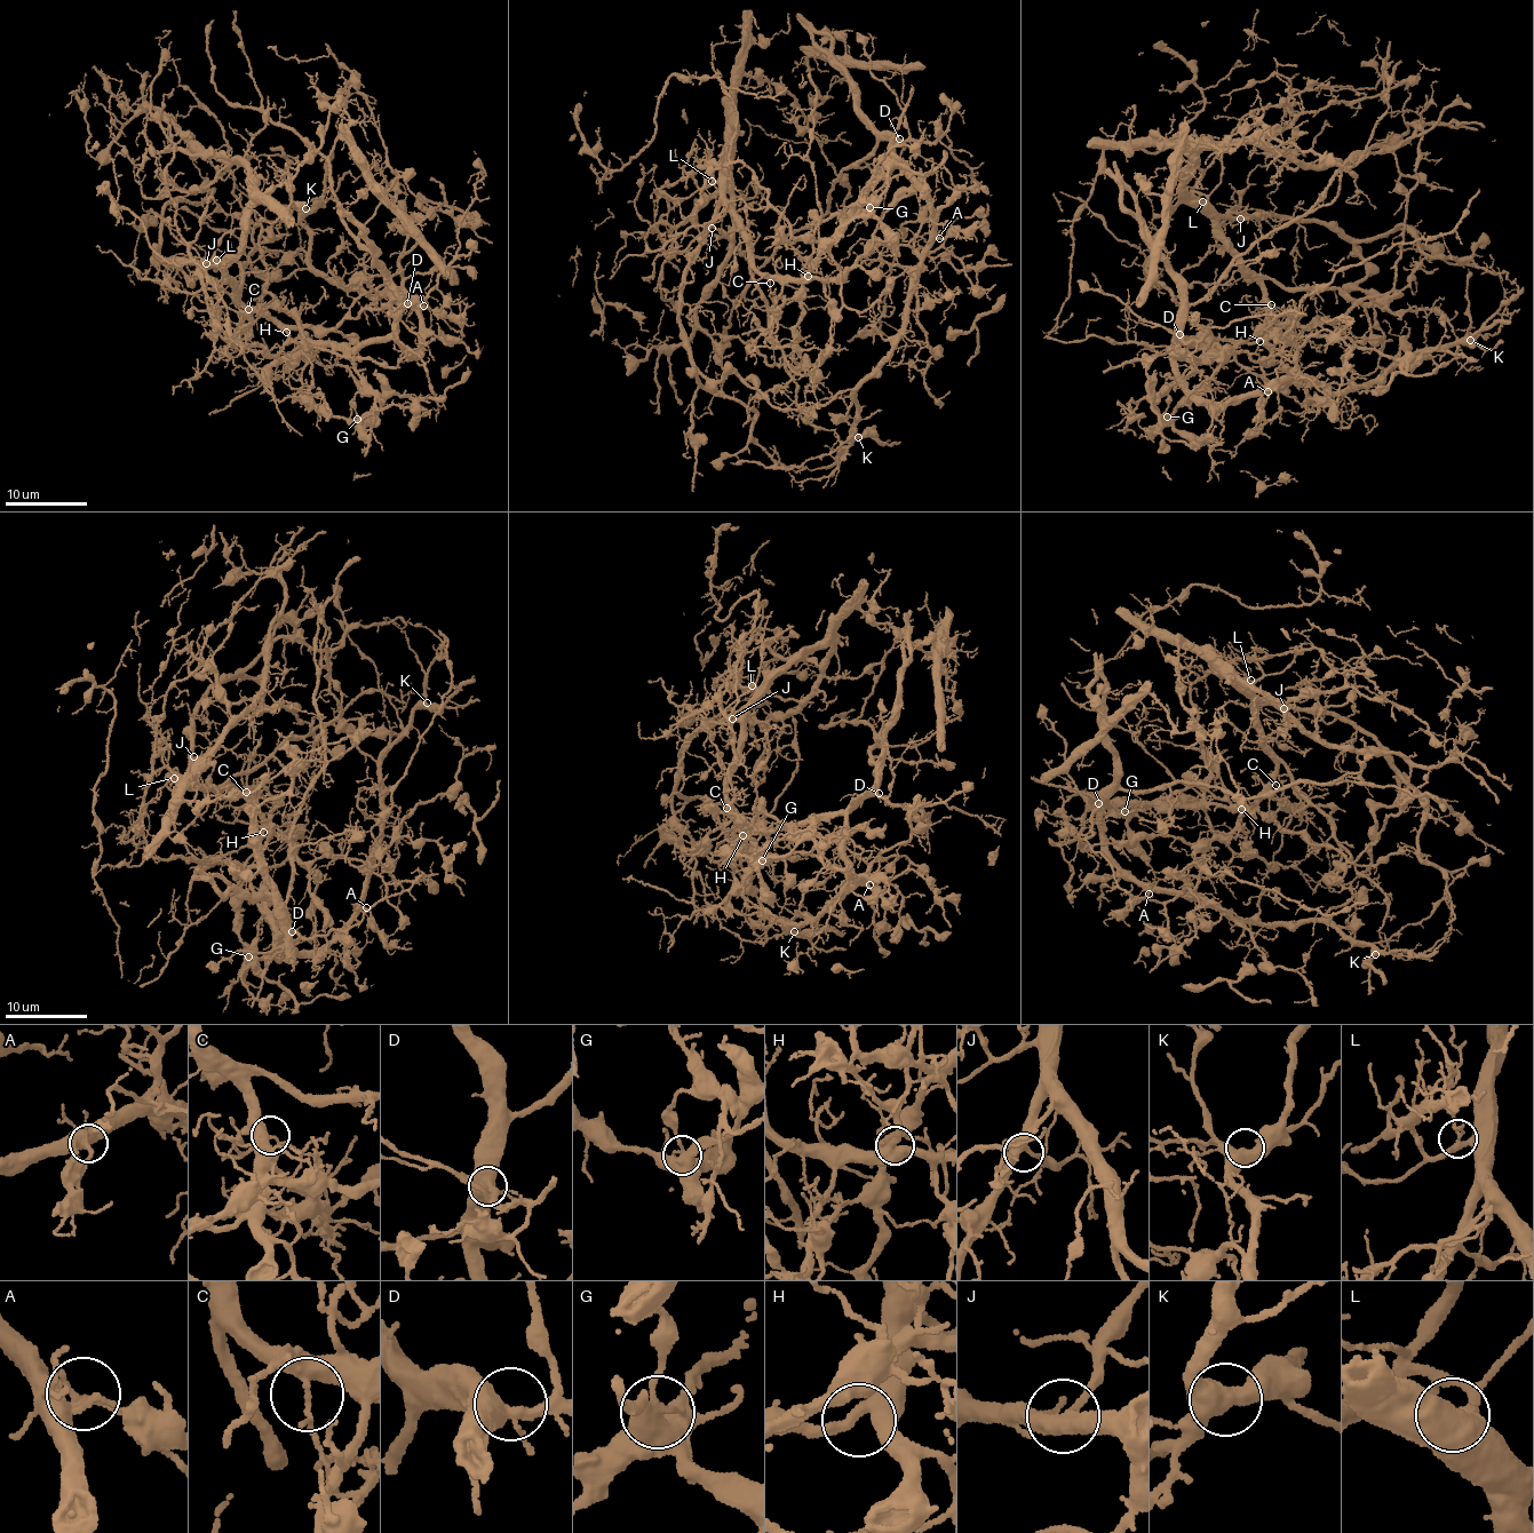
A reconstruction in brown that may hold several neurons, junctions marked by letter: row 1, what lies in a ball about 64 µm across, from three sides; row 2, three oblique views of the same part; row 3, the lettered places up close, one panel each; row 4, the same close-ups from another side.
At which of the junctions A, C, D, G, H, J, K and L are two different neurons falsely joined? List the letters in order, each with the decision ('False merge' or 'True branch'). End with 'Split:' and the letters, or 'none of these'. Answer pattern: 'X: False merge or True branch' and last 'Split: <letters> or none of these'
A: True branch
C: False merge
D: True branch
G: False merge
H: True branch
J: True branch
K: True branch
L: True branch
Split: C, G

